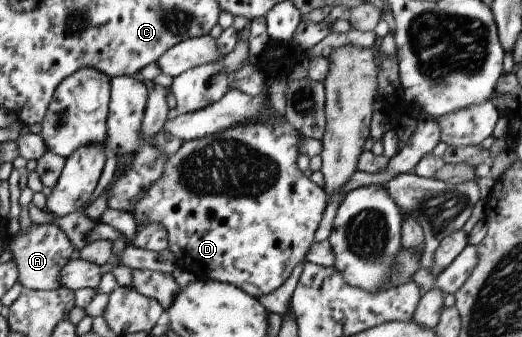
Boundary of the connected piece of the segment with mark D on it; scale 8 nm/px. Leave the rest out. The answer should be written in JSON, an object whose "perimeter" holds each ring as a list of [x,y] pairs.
{"perimeter":[[[267,99],[267,114],[269,117],[264,120],[264,116],[257,116],[252,124],[237,124],[236,127],[228,128],[220,133],[204,136],[195,140],[186,140],[180,145],[178,150],[168,155],[166,163],[163,165],[161,176],[149,186],[144,196],[133,205],[133,215],[135,225],[160,224],[167,231],[167,249],[174,255],[177,264],[188,267],[199,279],[216,280],[226,282],[239,287],[245,294],[253,298],[274,291],[281,286],[291,274],[294,266],[298,262],[304,263],[304,257],[313,241],[313,233],[316,231],[319,221],[322,219],[326,204],[327,195],[318,185],[314,184],[308,177],[304,177],[296,165],[298,153],[297,143],[300,135],[279,113],[276,113]]]}

